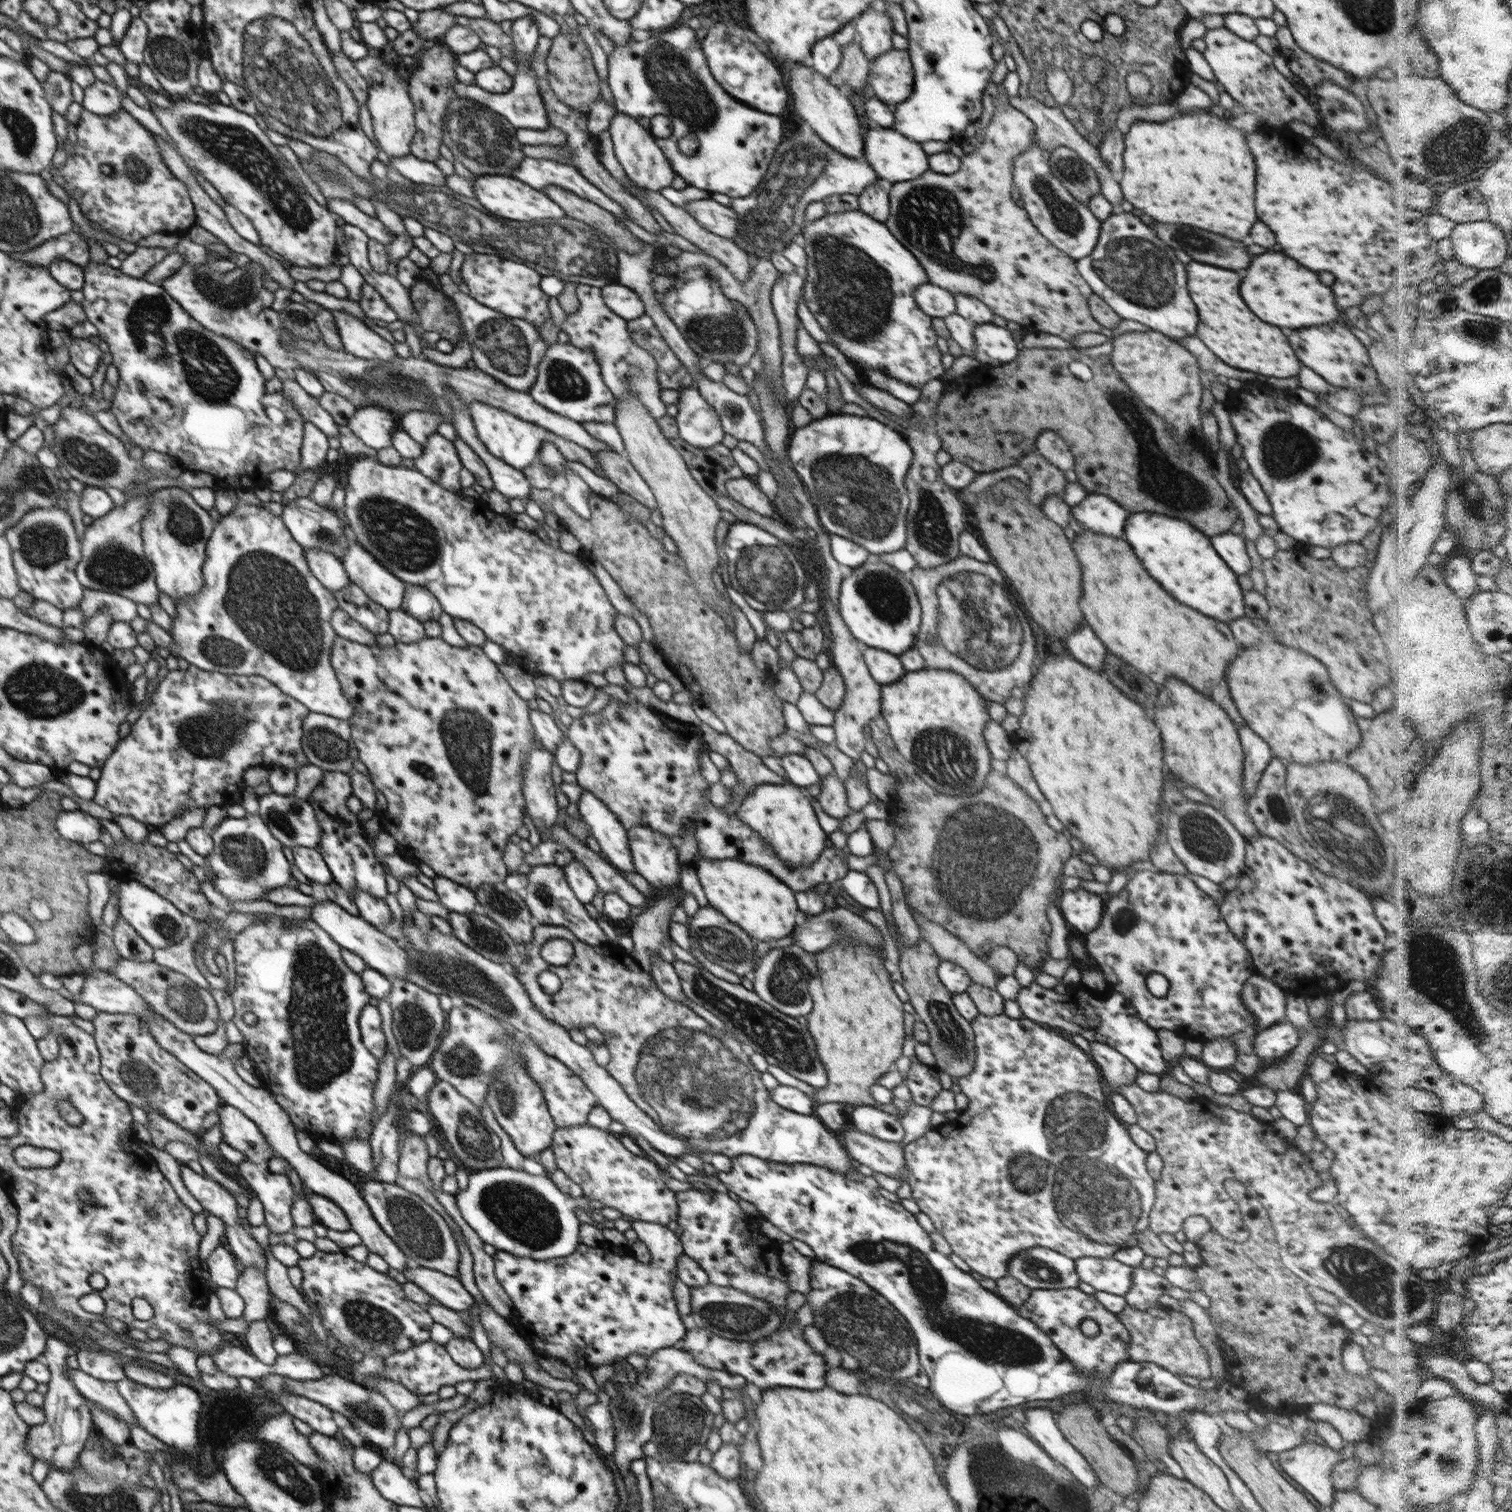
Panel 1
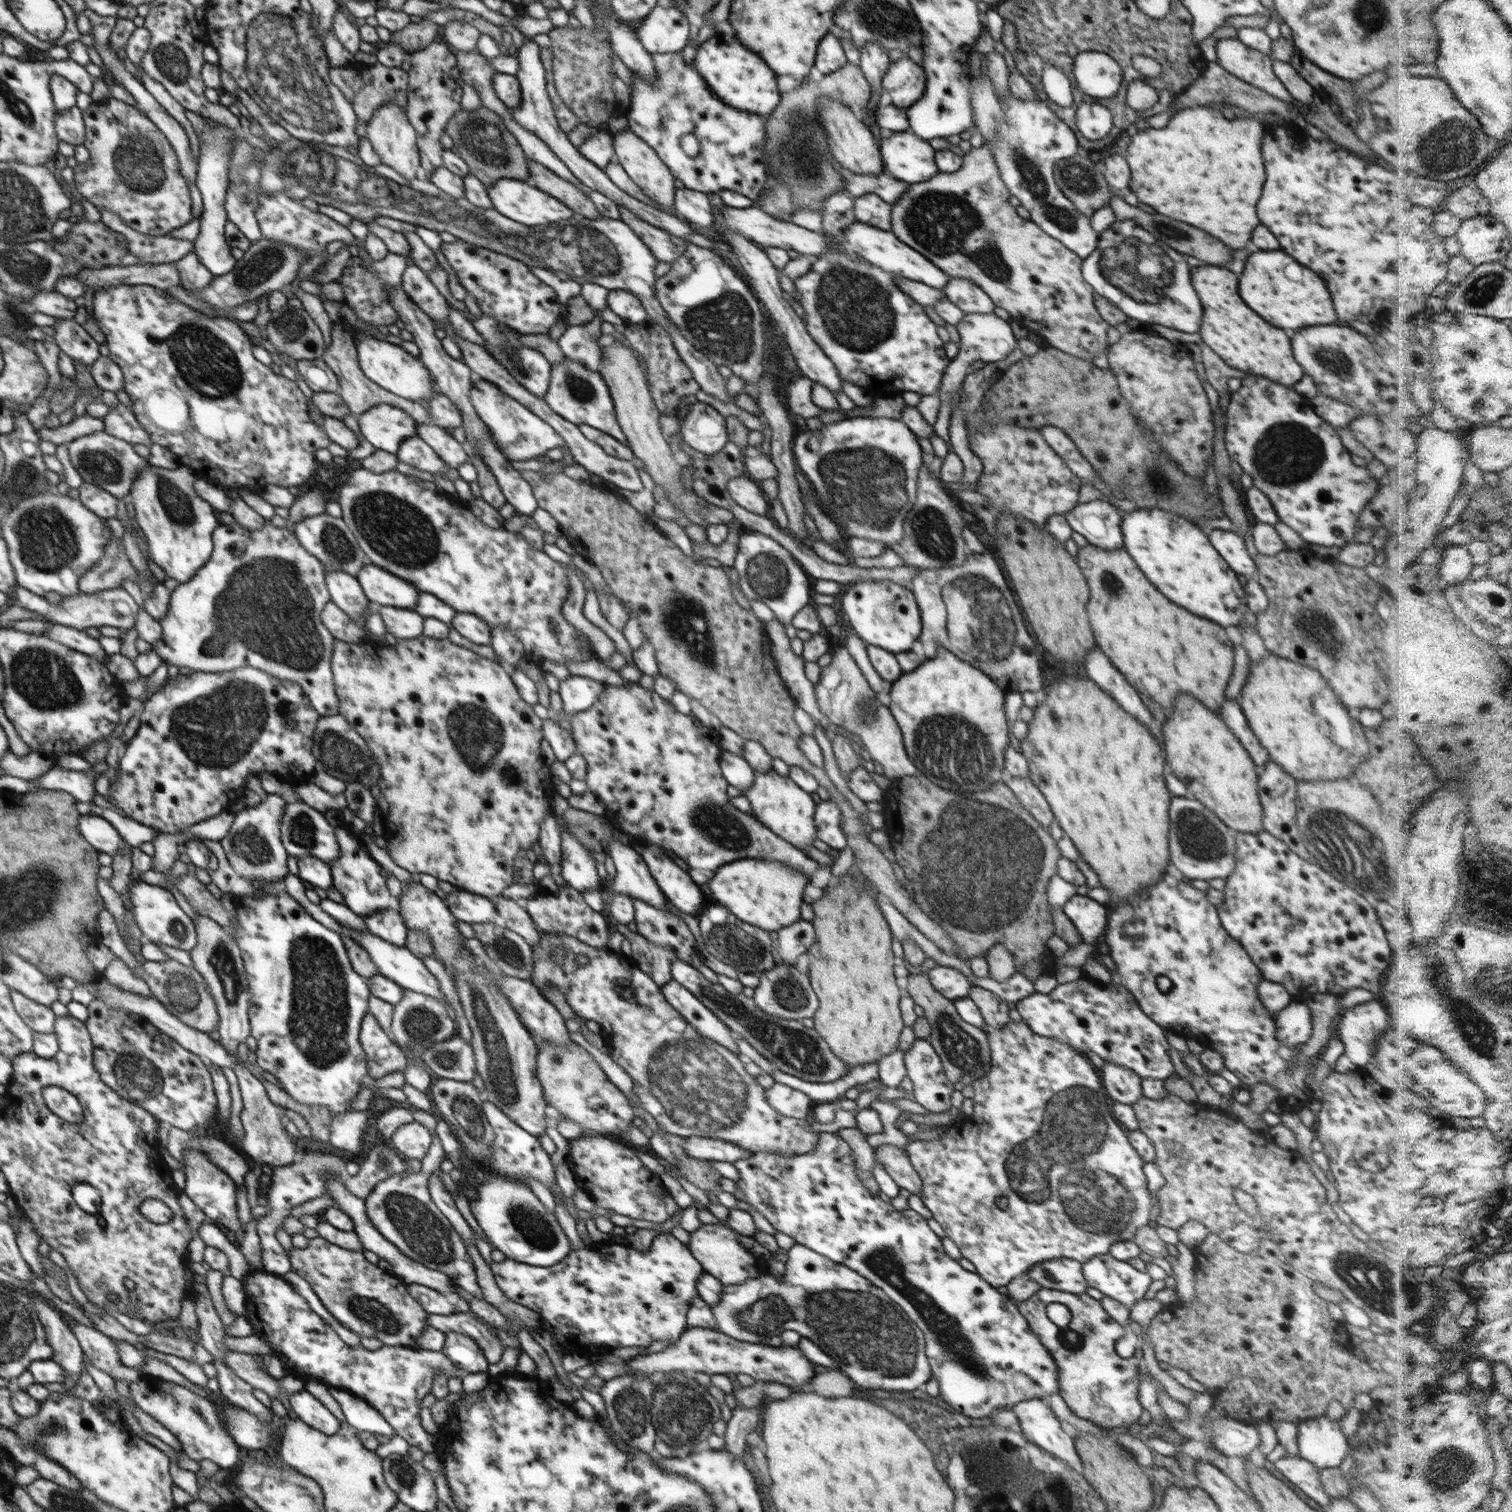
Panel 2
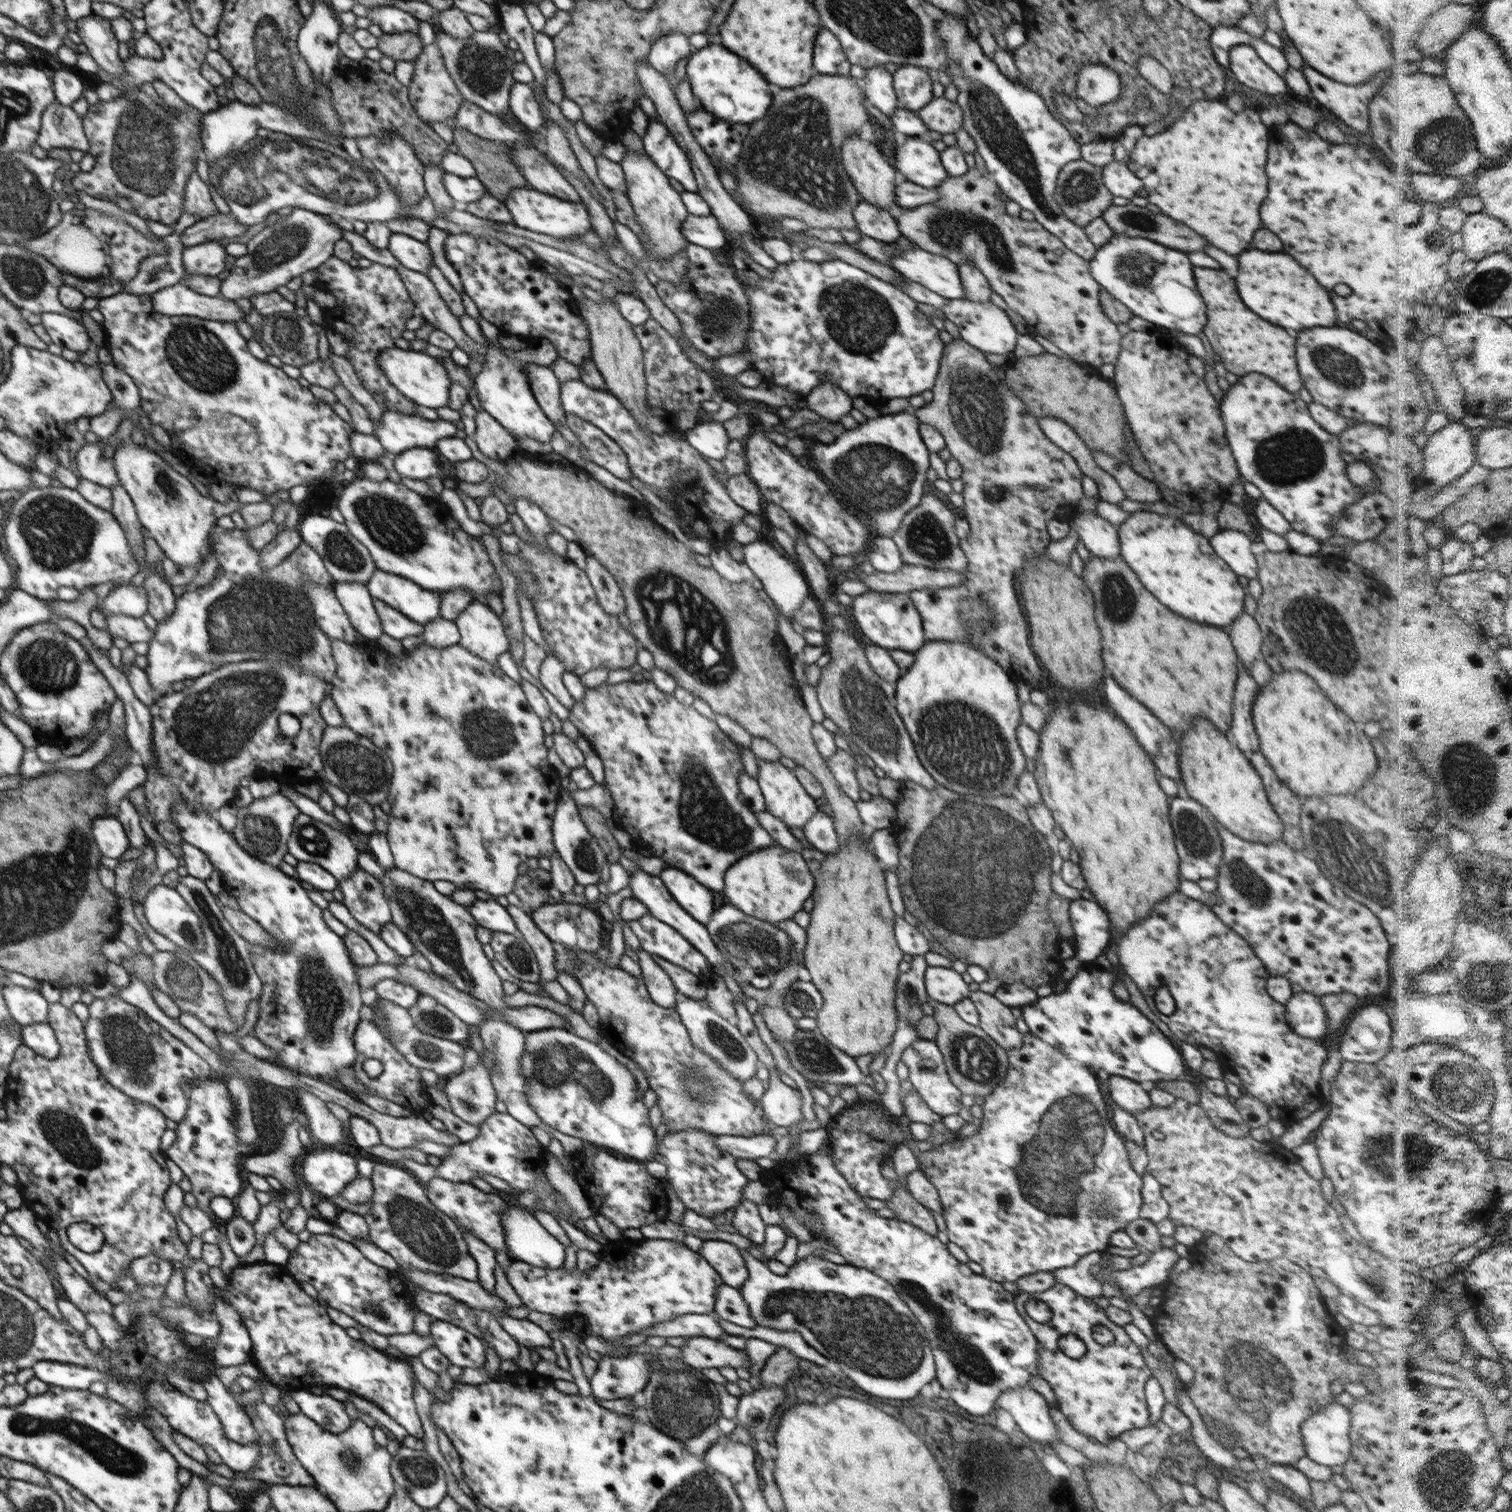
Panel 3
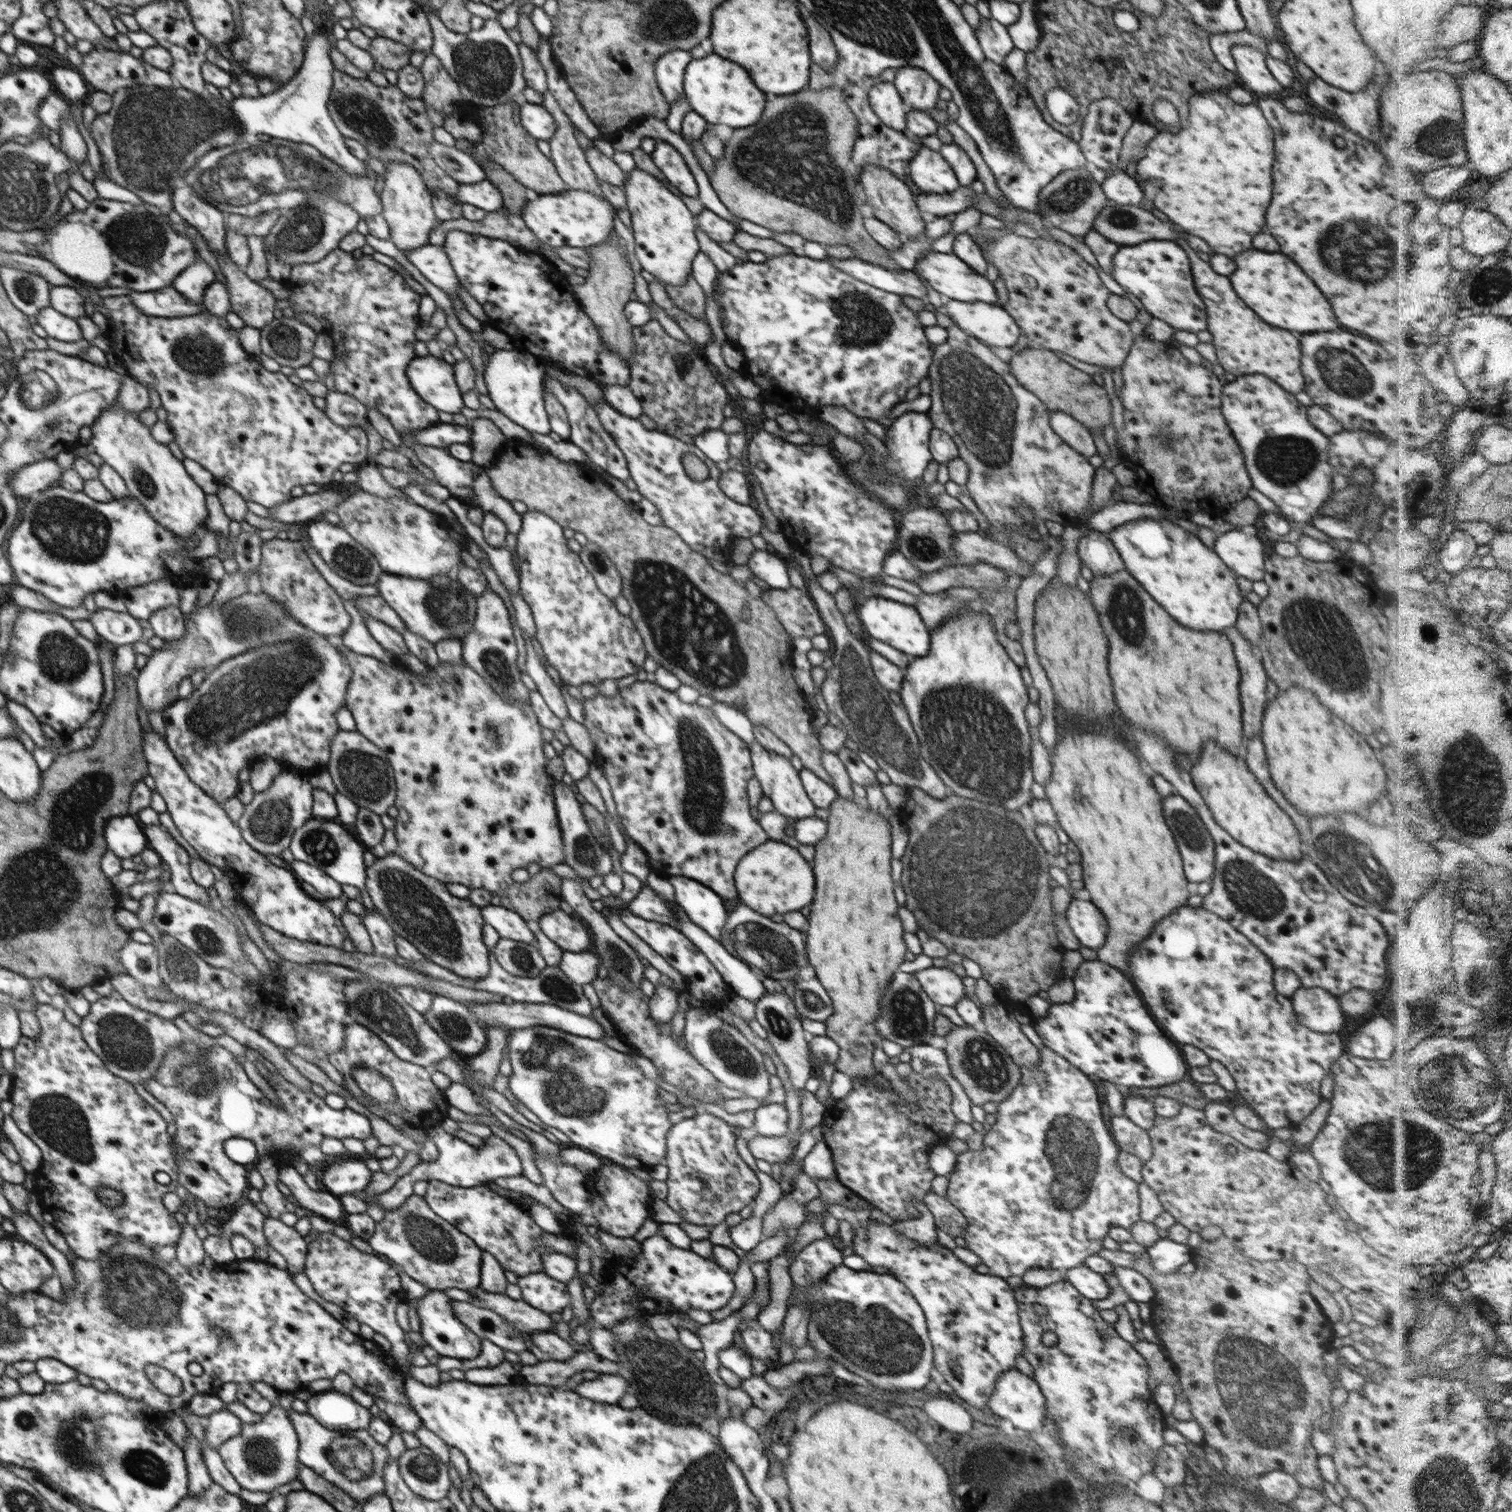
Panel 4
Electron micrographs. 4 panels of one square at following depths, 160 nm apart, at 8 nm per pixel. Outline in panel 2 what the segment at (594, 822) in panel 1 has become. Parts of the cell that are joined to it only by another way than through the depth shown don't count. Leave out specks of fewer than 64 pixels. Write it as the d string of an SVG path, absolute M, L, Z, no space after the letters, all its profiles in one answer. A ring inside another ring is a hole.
M613 837L609 846L609 856L614 861L617 872L612 885L615 894L620 892L631 898L643 900L654 908L670 912L669 900L659 889L639 852L630 844L624 845Z

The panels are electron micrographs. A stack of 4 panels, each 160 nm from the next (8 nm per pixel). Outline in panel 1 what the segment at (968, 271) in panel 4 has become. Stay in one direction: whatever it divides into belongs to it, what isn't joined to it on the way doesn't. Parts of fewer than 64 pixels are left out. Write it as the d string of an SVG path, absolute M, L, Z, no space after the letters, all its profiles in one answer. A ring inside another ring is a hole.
M860 210L827 213L814 222L806 223L800 237L807 254L802 299L822 330L828 333L834 347L864 368L879 370L918 389L945 374L932 317L919 309L913 295L917 286L929 282L929 276L912 251L883 222Z

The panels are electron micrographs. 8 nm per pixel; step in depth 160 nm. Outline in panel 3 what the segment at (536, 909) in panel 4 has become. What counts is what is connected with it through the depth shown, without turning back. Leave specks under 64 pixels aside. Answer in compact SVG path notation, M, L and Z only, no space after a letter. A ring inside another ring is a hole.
M528 869L524 875L518 875L514 880L512 898L524 911L531 915L536 909L547 904L548 888L551 884L551 874L544 869Z

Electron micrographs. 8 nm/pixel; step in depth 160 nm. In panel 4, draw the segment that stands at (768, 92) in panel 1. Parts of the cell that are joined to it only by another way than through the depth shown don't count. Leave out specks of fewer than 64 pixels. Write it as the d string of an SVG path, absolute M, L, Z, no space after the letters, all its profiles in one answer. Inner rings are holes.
M712 53L705 58L698 58L692 60L684 73L683 90L688 99L690 108L702 118L706 123L710 124L724 124L733 129L742 129L756 124L764 112L764 104L766 104L766 96L752 84L750 76L746 74L746 70L734 62L728 62L724 58L720 58L718 54Z

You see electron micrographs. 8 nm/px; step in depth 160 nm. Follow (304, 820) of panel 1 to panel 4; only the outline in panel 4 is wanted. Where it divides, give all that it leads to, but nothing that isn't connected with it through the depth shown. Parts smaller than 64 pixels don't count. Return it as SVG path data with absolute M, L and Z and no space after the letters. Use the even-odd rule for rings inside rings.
M318 818L306 821L304 825L294 831L289 848L296 860L323 870L341 885L347 884L359 888L362 904L370 911L374 911L375 904L372 904L371 896L368 896L365 885L367 866L364 865L362 856L364 856L366 847L346 831L343 824L335 820L320 820Z

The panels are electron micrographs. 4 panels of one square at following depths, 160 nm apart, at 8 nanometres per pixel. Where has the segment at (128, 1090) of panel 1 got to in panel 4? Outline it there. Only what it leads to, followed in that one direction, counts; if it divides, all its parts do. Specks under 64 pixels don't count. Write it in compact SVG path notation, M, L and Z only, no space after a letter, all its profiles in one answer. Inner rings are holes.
M118 991L97 997L89 1014L82 1017L80 1027L88 1048L104 1062L108 1072L142 1086L154 1078L169 1048L178 1048L186 1037L171 1020L130 1005Z

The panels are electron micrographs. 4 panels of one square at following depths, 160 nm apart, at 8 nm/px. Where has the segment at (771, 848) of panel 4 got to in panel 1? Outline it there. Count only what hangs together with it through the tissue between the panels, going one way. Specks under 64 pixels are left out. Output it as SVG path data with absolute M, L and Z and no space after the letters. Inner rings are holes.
M696 858L694 866L708 904L725 914L728 920L739 924L755 942L784 938L799 921L795 891L770 872L734 859L716 862L709 858Z

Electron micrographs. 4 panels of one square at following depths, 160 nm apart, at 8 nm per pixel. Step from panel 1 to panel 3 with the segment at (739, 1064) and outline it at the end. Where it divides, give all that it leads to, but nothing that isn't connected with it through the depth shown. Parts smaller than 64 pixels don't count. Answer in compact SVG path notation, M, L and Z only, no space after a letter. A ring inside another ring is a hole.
M567 950L564 954L555 953L557 971L573 974L582 985L587 999L592 1001L600 1016L600 1030L608 1043L616 1046L622 1055L638 1064L648 1080L649 1089L656 1093L657 1105L661 1108L662 1123L668 1126L668 1133L677 1133L688 1129L700 1129L714 1136L754 1136L772 1135L772 1124L756 1105L756 1101L743 1091L743 1082L730 1076L714 1059L710 1059L702 1050L696 1049L690 1041L687 1029L682 1024L680 1015L675 1009L658 1006L647 991L645 980L636 978L622 970L620 966L608 967L606 960L596 958L593 953L584 950ZM580 959L582 965L577 967L575 960Z

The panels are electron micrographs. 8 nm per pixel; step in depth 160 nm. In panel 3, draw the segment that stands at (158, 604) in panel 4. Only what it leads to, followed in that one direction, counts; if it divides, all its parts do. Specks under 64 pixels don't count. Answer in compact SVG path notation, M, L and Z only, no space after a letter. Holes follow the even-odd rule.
M118 585L97 604L97 608L106 618L110 614L143 618L148 609L146 589L142 586Z

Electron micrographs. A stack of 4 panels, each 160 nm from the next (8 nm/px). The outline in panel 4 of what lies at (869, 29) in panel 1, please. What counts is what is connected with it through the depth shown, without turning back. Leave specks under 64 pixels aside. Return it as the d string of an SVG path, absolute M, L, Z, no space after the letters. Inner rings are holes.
M876 80L868 91L868 102L884 125L893 130L906 132L906 104L893 83Z

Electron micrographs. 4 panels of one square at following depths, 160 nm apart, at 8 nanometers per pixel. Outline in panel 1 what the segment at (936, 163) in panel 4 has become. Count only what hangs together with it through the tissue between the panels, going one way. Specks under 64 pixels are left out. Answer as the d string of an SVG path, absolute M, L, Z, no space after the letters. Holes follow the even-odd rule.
M873 126L868 130L862 140L864 140L863 160L868 161L868 164L876 170L875 174L887 186L897 182L914 180L928 170L929 156L926 156L926 152L922 150L922 146L918 142L912 142L906 136L898 134L896 130Z

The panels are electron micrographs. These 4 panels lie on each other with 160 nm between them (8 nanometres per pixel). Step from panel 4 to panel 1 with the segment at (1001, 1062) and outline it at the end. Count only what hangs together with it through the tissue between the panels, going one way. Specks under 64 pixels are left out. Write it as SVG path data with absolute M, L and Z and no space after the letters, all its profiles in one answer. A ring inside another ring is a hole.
M888 923L892 938L900 950L899 969L901 970L903 987L907 990L909 1002L914 1007L920 1021L926 1024L930 1041L927 1043L934 1054L937 1066L950 1077L964 1077L974 1070L976 1064L975 1034L970 1022L962 1018L953 1003L953 993L950 992L939 979L937 968L941 958L927 941L920 940L915 946L907 946L899 942L897 925Z

